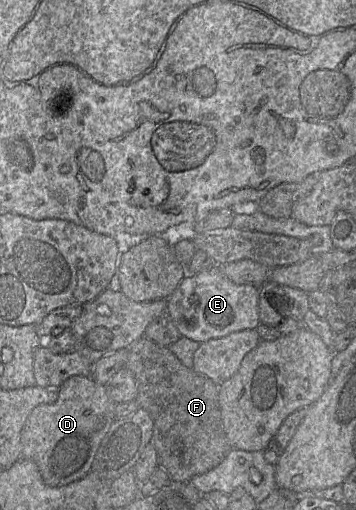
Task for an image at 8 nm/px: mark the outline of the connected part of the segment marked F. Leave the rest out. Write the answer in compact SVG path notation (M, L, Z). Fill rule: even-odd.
M141 337L126 349L129 369L137 383L135 402L148 412L153 422L151 444L158 454L158 466L166 471L172 484L184 484L197 475L204 474L218 466L232 450L222 424L218 400L219 386L212 380L187 368L170 351L152 340Z

